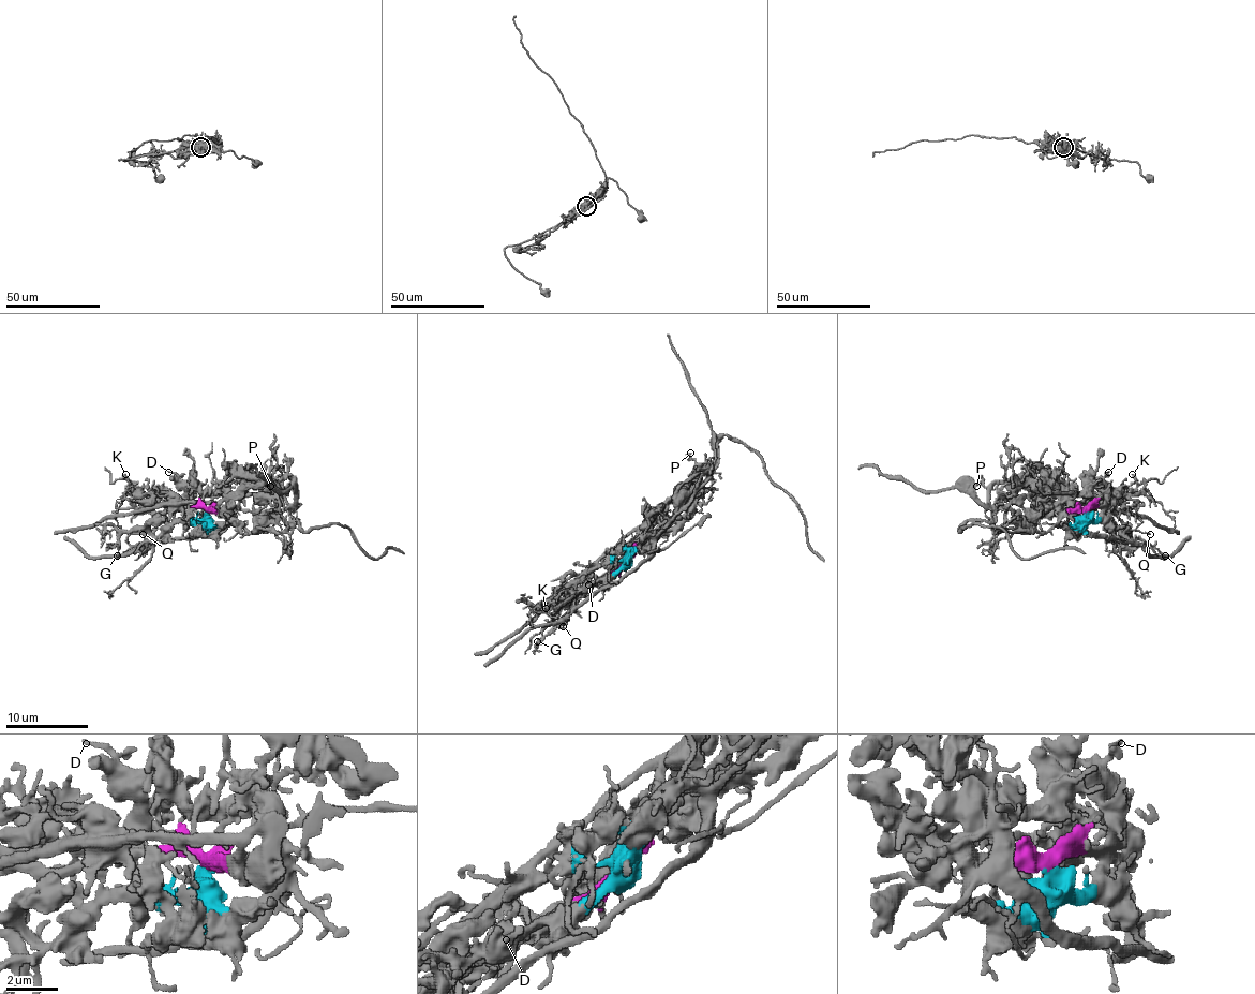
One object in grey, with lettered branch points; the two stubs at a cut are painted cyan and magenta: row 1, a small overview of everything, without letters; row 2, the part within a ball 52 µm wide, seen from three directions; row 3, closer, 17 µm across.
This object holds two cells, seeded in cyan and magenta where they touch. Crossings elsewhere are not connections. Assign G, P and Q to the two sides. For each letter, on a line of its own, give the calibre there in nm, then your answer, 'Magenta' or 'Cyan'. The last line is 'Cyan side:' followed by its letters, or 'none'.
G: Thickness 200 nm. Cyan
P: Thickness 140 nm. Magenta
Q: Thickness 140 nm. Cyan
Cyan side: G, Q

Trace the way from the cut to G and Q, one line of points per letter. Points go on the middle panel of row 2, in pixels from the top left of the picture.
G: (627, 562), (600, 591), (586, 596), (537, 642)
Q: (627, 562), (600, 591), (586, 596), (573, 609), (564, 625)

